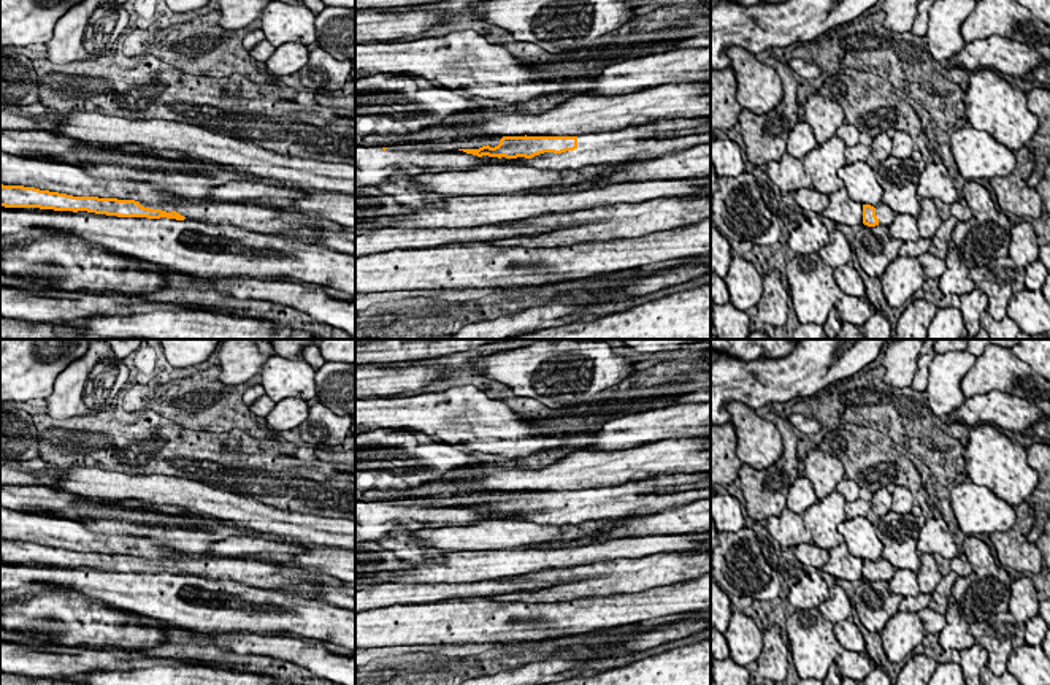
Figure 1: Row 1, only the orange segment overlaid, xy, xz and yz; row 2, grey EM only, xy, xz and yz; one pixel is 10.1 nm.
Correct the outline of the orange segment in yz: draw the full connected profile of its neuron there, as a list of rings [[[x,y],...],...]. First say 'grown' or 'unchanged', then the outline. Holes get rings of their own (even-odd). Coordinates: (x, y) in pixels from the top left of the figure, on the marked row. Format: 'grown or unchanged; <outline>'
grown; [[[882,201],[877,206],[863,205],[863,224],[868,227],[876,227],[879,224],[890,227],[895,216],[896,212]]]

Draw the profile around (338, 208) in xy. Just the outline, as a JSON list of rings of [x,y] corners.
[[[303,190],[303,198],[260,198],[249,203],[301,212],[312,219],[327,219],[341,227],[355,228],[355,195],[327,190]]]

